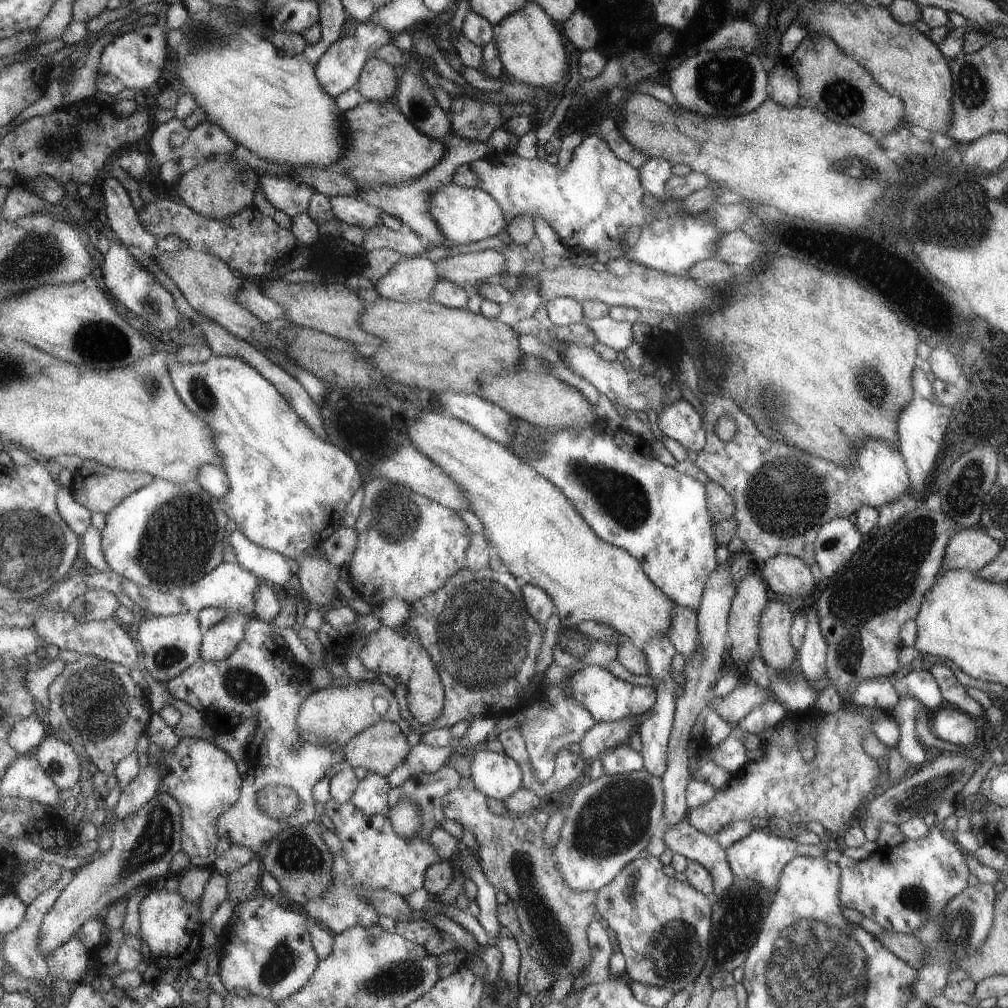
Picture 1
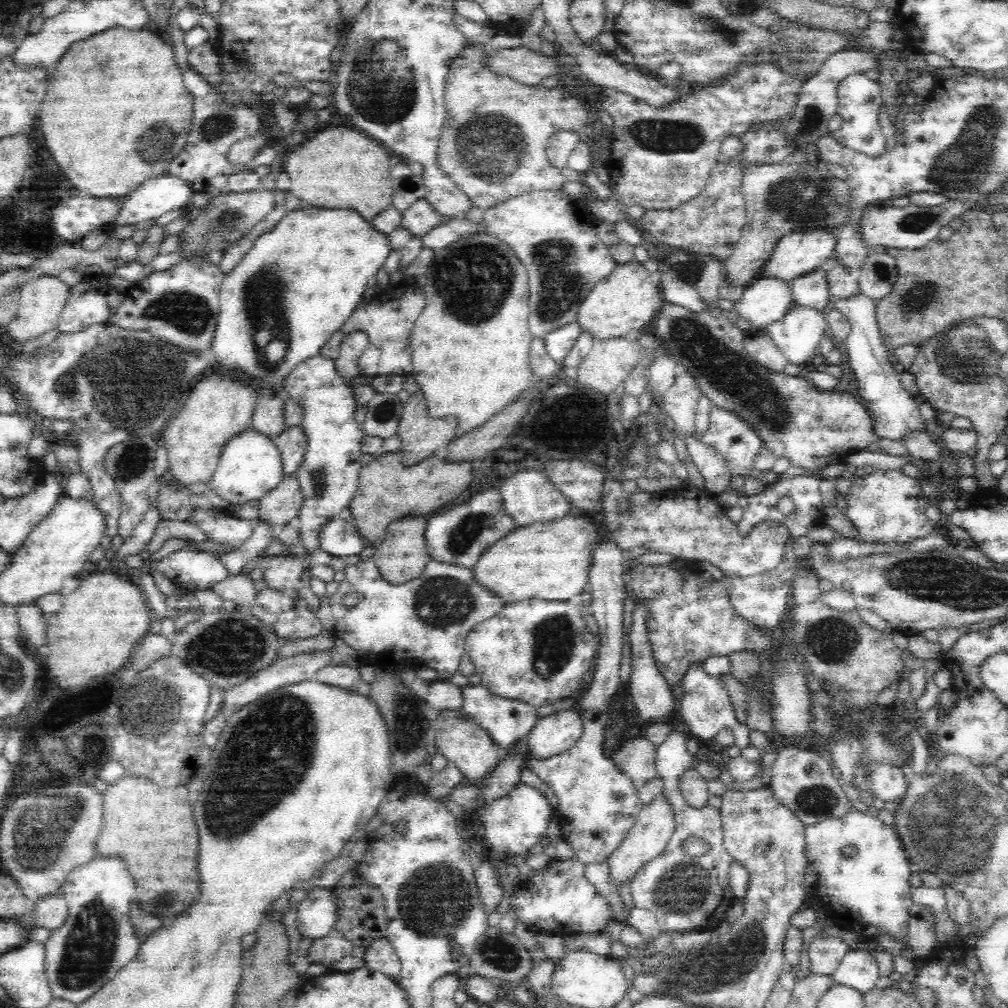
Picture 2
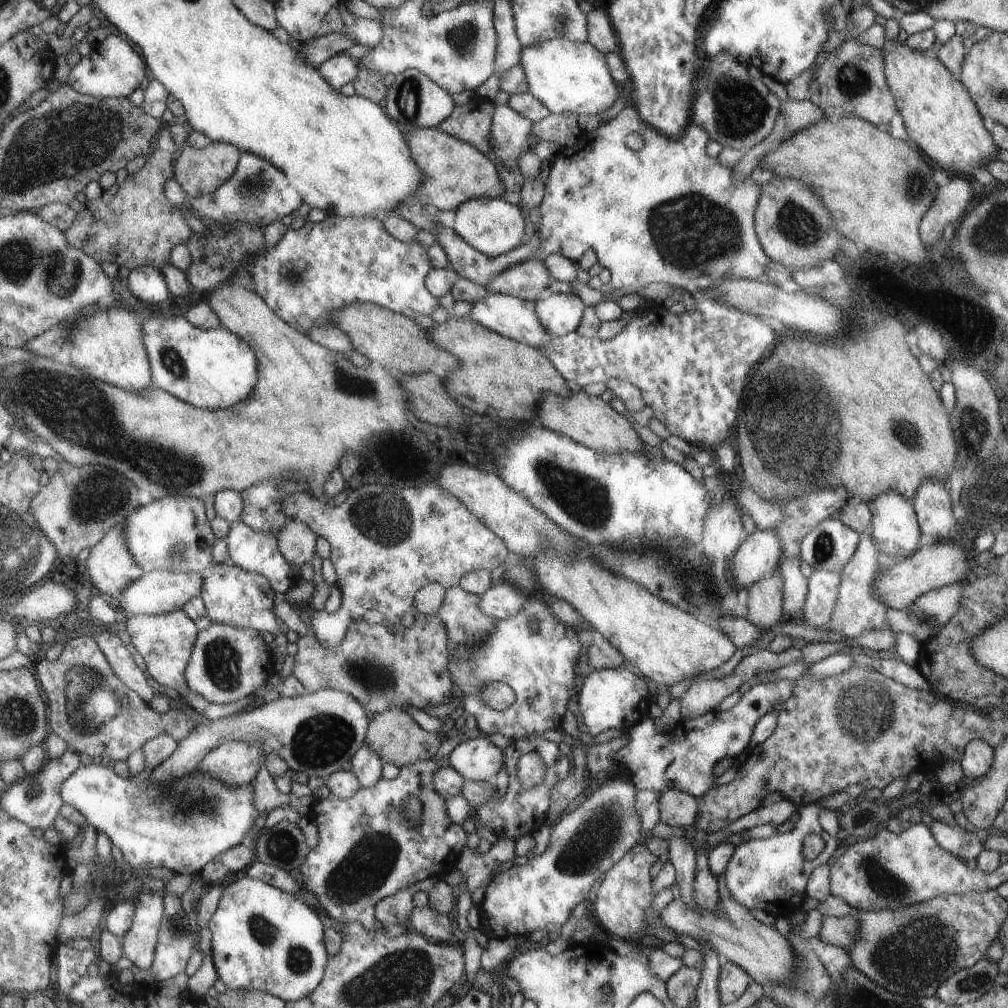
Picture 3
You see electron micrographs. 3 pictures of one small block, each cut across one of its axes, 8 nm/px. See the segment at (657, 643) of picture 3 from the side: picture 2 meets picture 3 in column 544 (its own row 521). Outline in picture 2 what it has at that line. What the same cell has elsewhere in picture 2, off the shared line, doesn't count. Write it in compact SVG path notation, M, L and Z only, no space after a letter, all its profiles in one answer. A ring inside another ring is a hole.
M572 512L555 521L518 527L482 553L473 568L476 580L507 602L541 598L545 601L572 601L585 592L593 554L602 539L596 525L582 513Z

